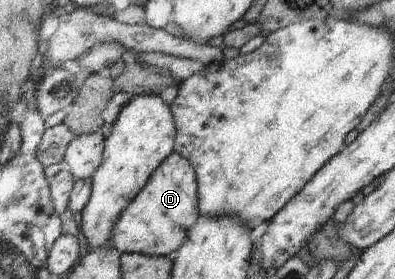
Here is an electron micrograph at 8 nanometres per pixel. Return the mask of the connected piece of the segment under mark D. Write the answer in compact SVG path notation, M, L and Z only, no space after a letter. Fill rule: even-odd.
M173 152L151 174L143 190L119 214L111 228L111 244L121 254L174 256L199 216L195 170L187 158Z

